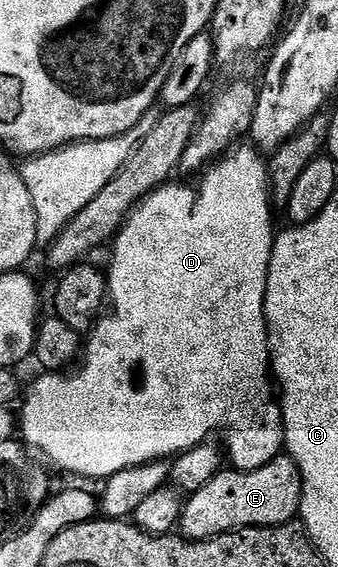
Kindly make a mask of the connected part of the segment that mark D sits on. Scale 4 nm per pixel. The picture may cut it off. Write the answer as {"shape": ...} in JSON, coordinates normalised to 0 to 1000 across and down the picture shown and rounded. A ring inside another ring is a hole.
{"shape":[[[692,261],[604,307],[609,312],[598,316],[583,340],[559,326],[491,323],[441,342],[396,369],[388,381],[370,388],[370,399],[328,427],[334,453],[317,473],[322,497],[317,550],[263,582],[246,608],[246,635],[204,656],[124,656],[118,660],[124,665],[77,693],[71,688],[68,705],[59,709],[62,728],[56,721],[59,776],[89,794],[112,792],[151,818],[172,820],[186,832],[231,834],[240,841],[257,841],[254,845],[320,845],[370,825],[438,820],[444,813],[500,810],[547,799],[598,780],[615,780],[630,771],[627,764],[651,760],[654,750],[669,757],[660,785],[686,825],[716,831],[763,827],[834,804],[843,792],[843,748],[828,713],[814,705],[811,681],[802,677],[796,586],[784,568],[790,478],[814,423],[814,402],[808,404],[814,363],[802,353],[787,279],[757,261],[713,261]]]}

